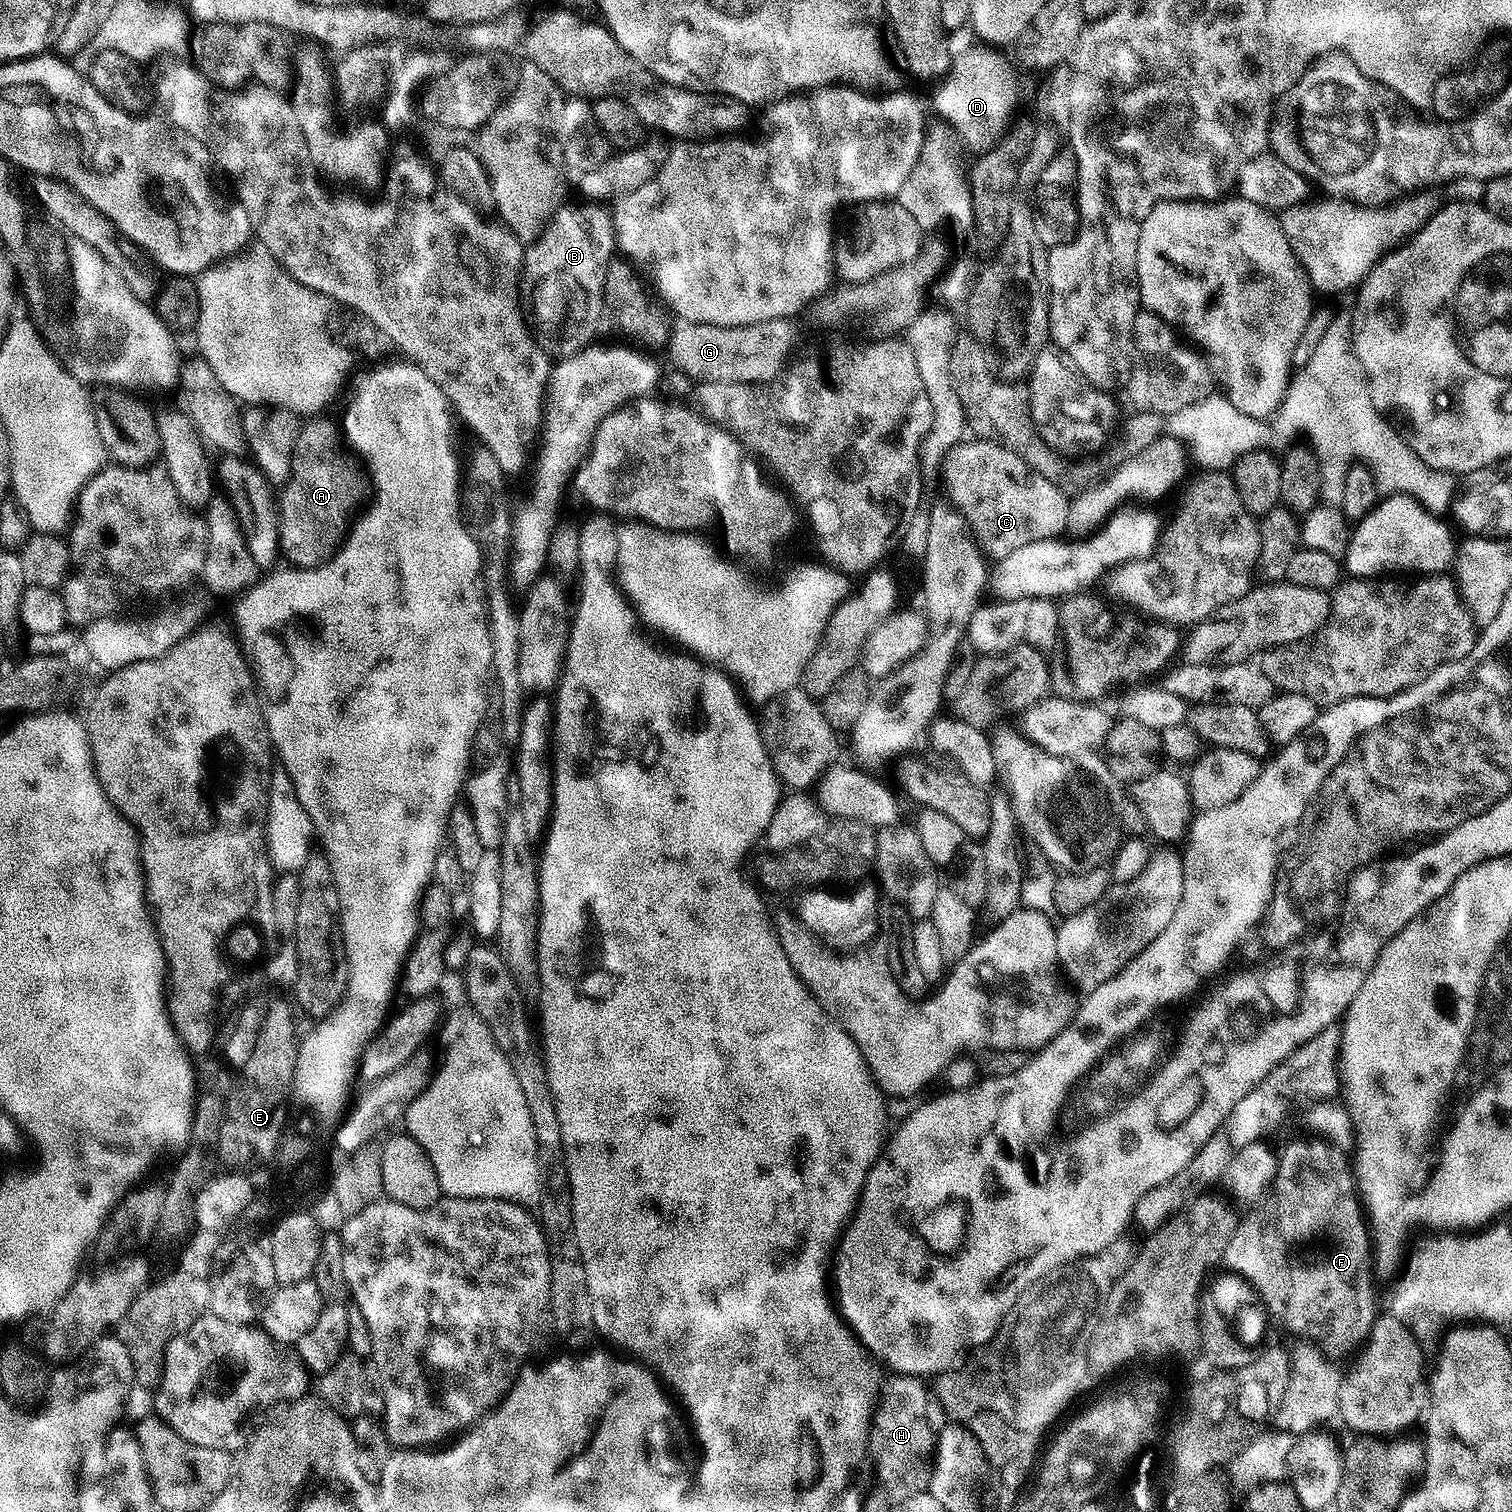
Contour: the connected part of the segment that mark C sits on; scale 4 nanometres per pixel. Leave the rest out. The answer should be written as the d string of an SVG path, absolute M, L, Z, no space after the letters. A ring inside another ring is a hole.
M968 438L956 444L942 465L942 484L948 487L947 499L953 508L964 513L970 527L985 555L993 561L1014 554L1022 546L1030 546L1030 542L1055 540L1065 535L1068 528L1069 497L1064 497L1064 488L1059 484L1042 478L1018 454L1006 450L1006 446L998 446L993 440Z

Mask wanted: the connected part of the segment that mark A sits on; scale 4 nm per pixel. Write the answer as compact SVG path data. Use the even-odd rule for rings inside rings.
M312 418L301 423L292 451L288 481L278 492L280 556L288 559L292 563L289 565L296 570L319 568L335 556L336 549L349 531L352 506L356 502L356 488L336 449L336 436L331 426L320 419L324 418Z

